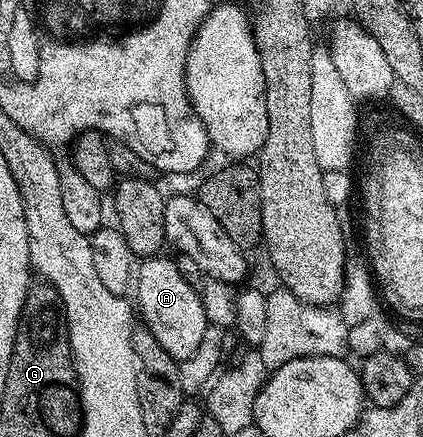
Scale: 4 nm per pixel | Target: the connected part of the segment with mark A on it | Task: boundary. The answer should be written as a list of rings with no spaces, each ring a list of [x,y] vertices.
[[[166,257],[144,258],[137,263],[136,290],[138,286],[138,306],[136,302],[136,310],[140,315],[141,325],[150,329],[152,336],[156,336],[156,340],[160,340],[160,345],[168,352],[168,356],[172,356],[180,363],[185,358],[193,356],[196,348],[200,348],[200,340],[204,340],[204,332],[208,323],[204,316],[204,304],[200,304],[200,296],[196,296],[192,284],[188,284],[188,280],[184,280],[177,261],[173,257]]]

